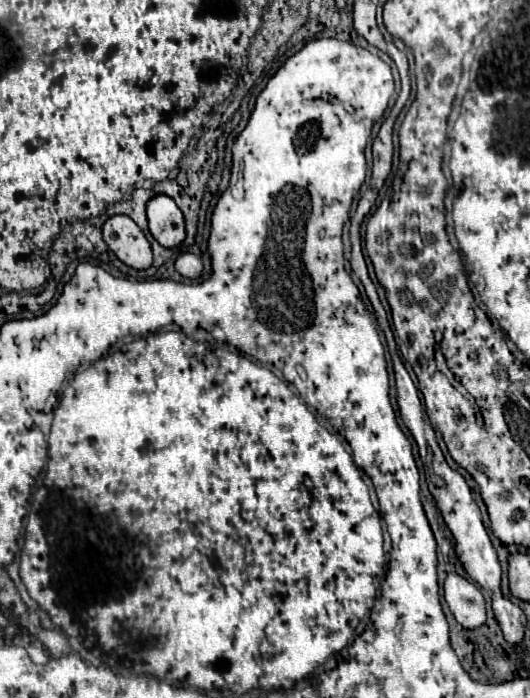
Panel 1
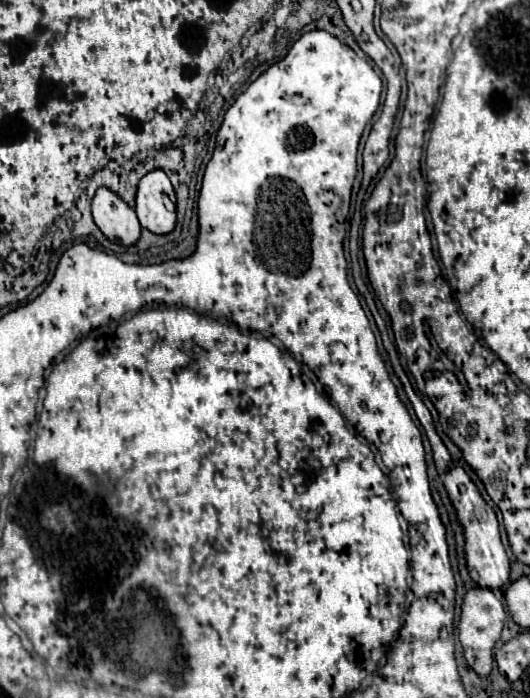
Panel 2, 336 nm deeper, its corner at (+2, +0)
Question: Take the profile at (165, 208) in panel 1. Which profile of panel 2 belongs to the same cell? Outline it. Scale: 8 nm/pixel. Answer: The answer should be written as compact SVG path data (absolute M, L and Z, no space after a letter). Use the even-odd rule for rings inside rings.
M160 169L150 171L138 185L136 215L140 225L156 235L170 233L176 227L176 211L168 211L164 197L176 201L170 179Z

